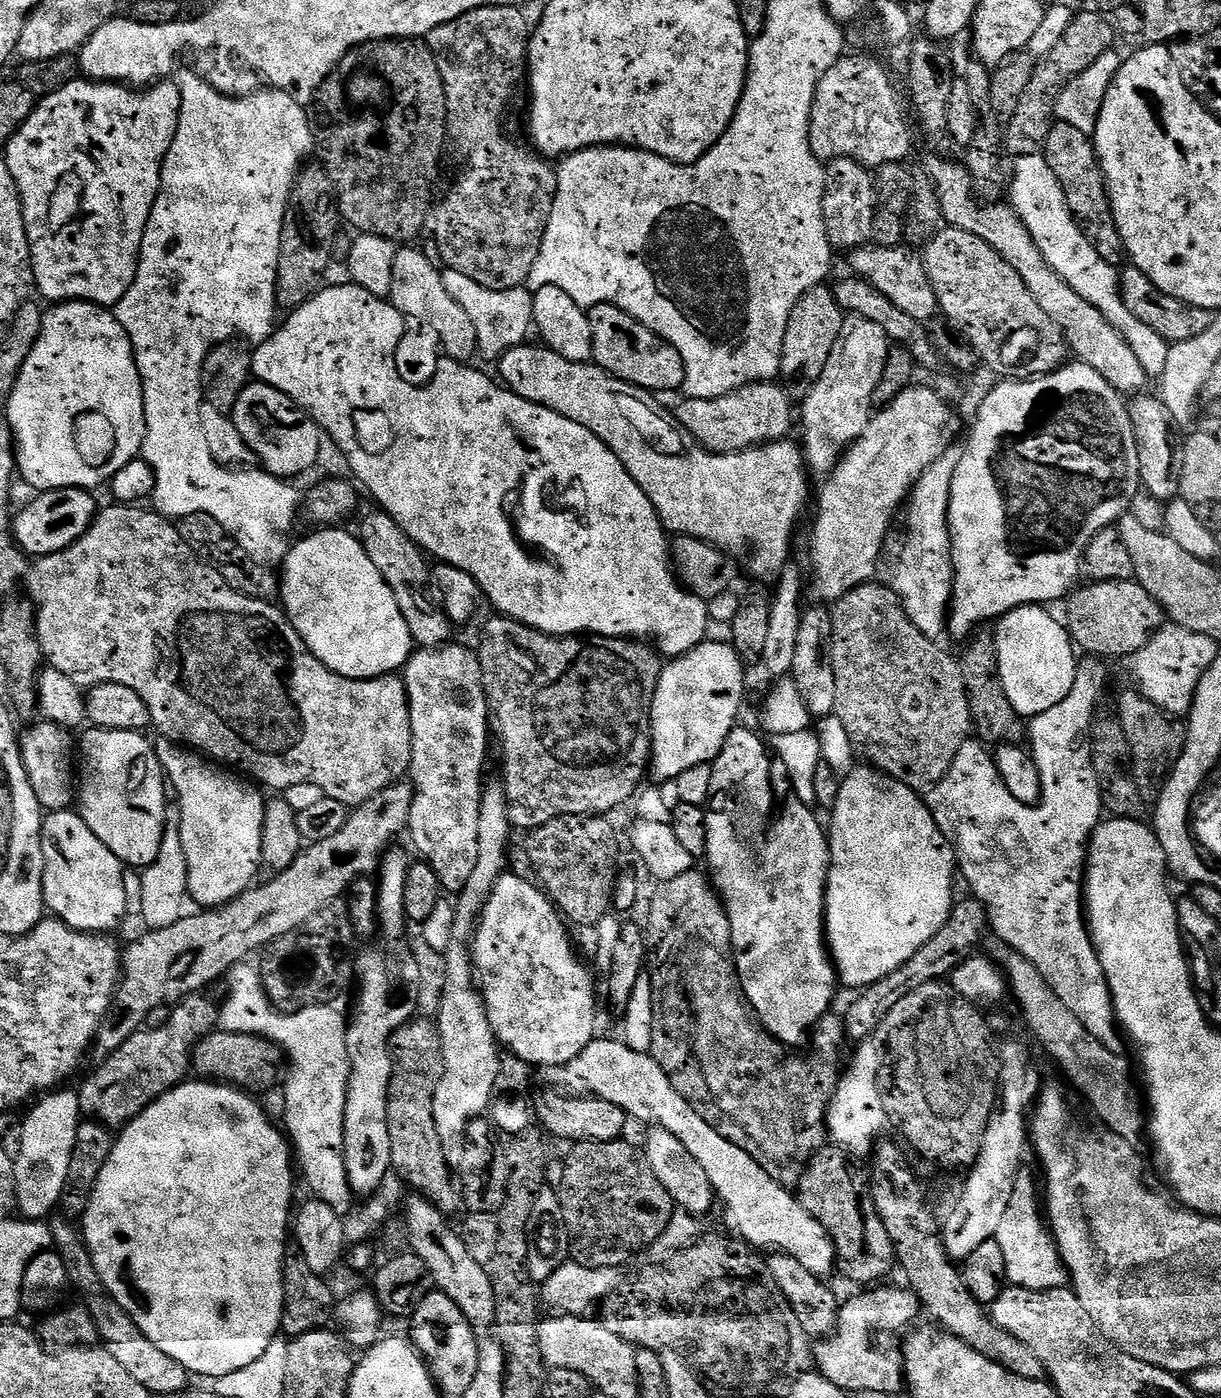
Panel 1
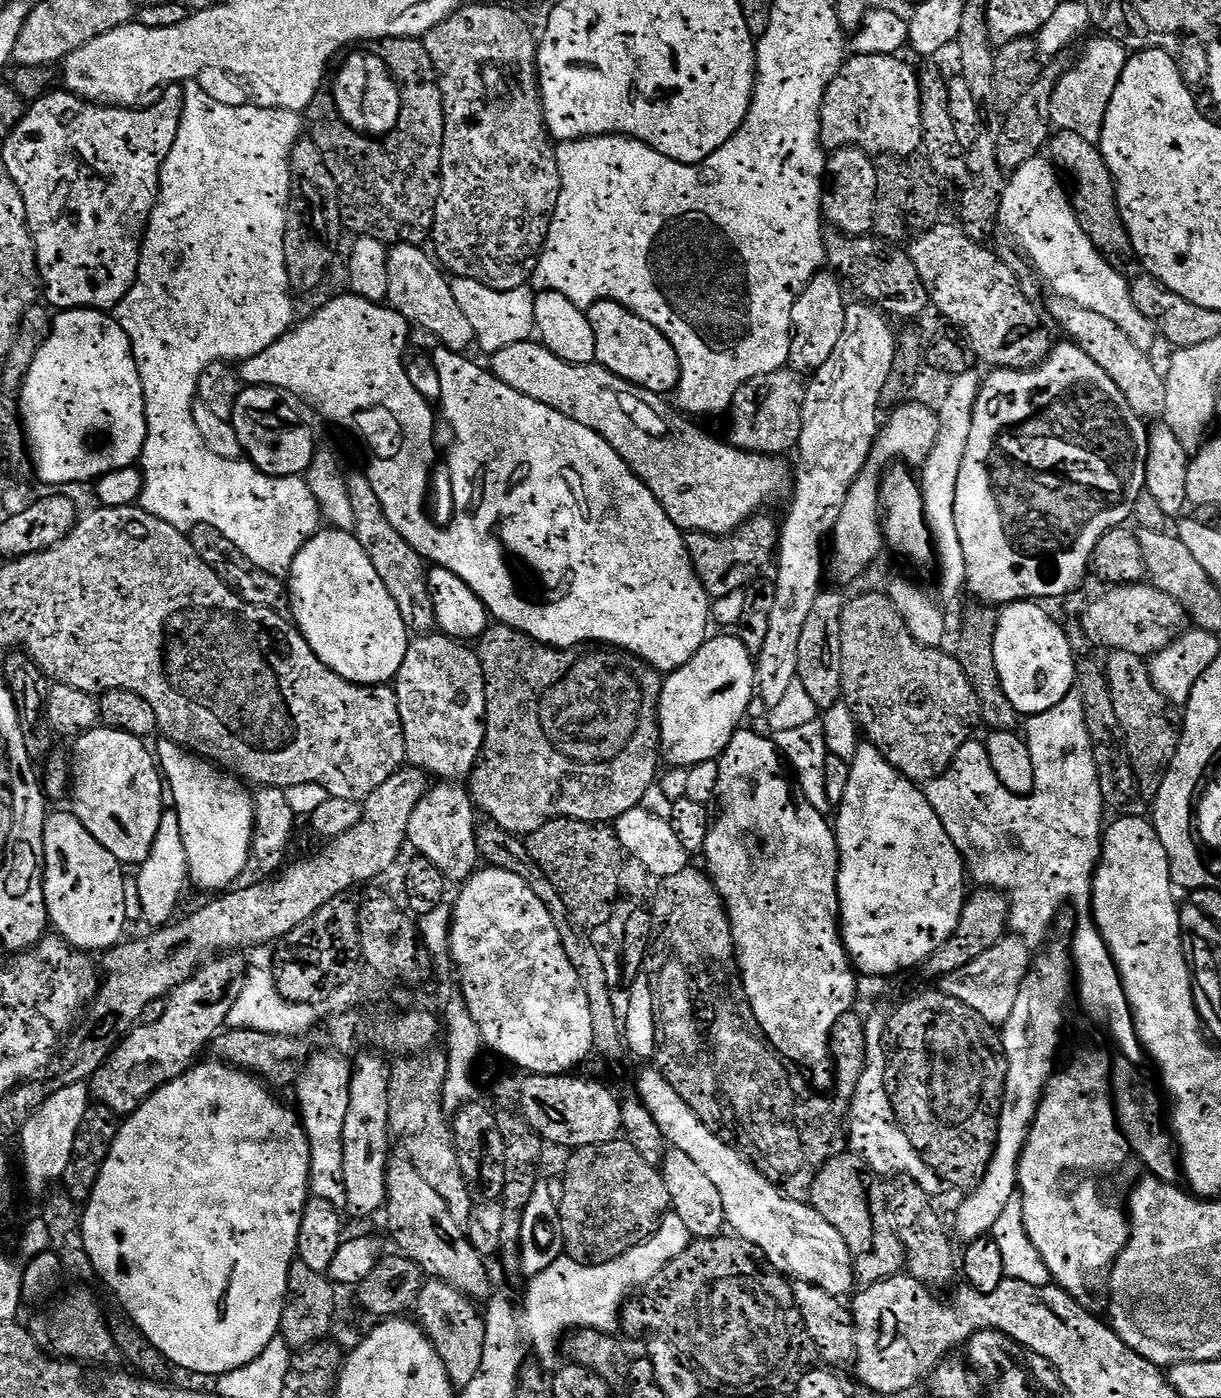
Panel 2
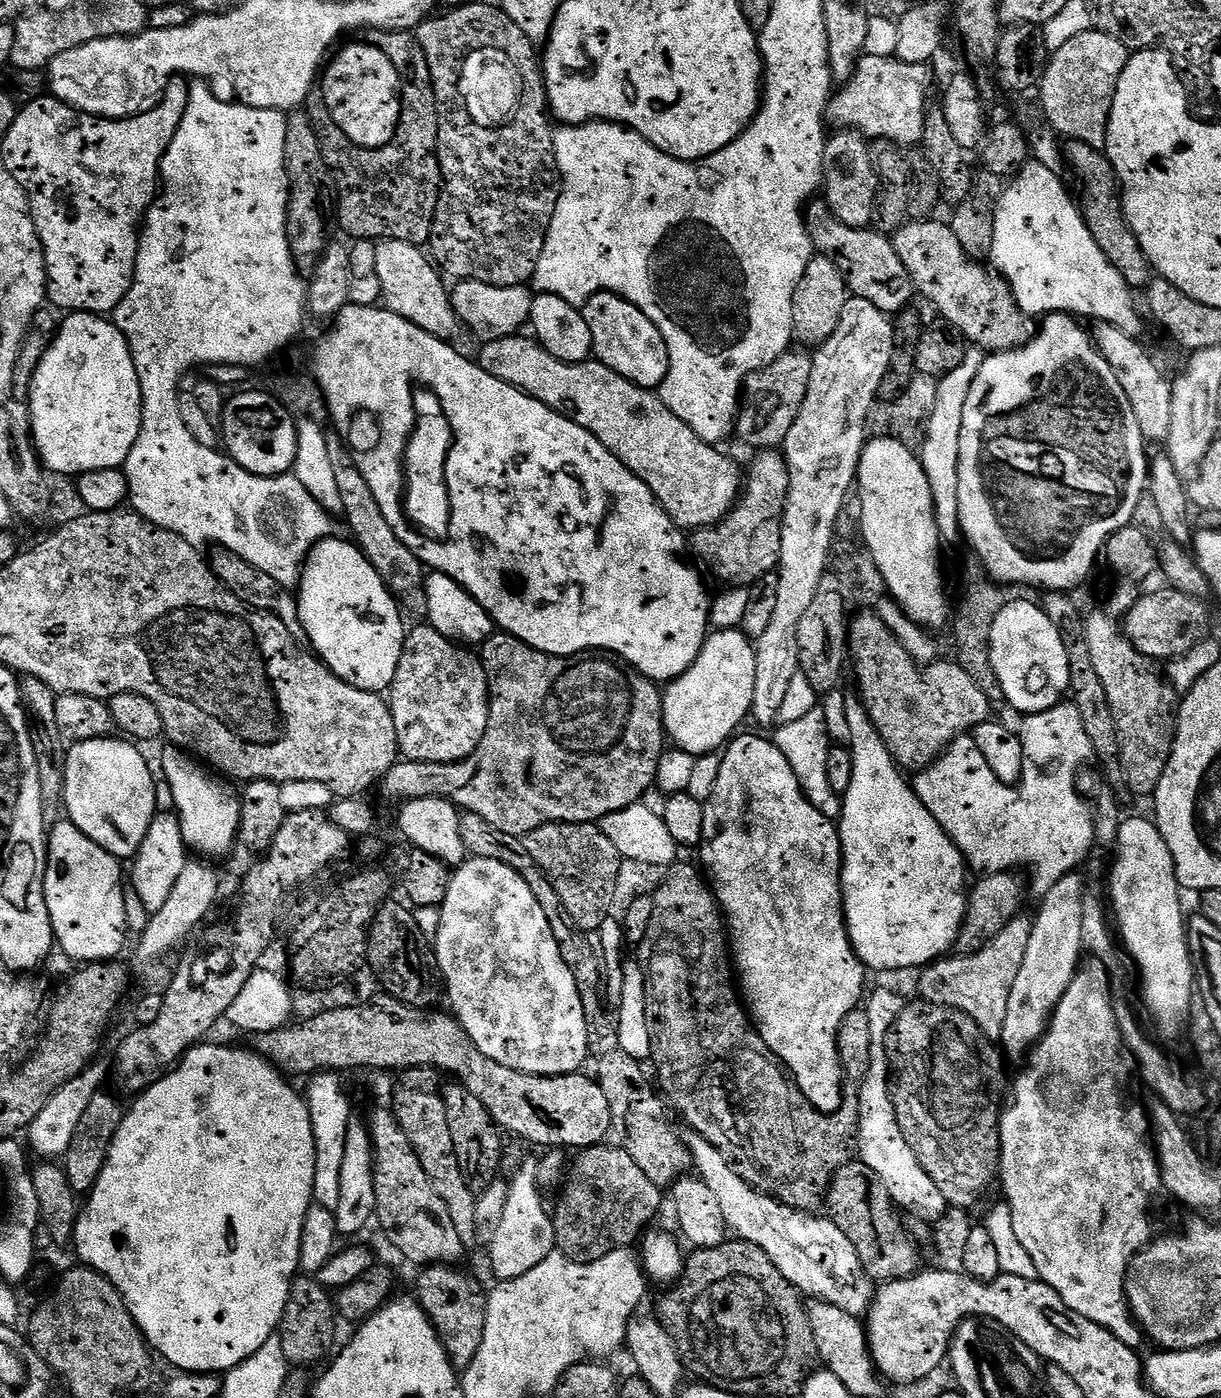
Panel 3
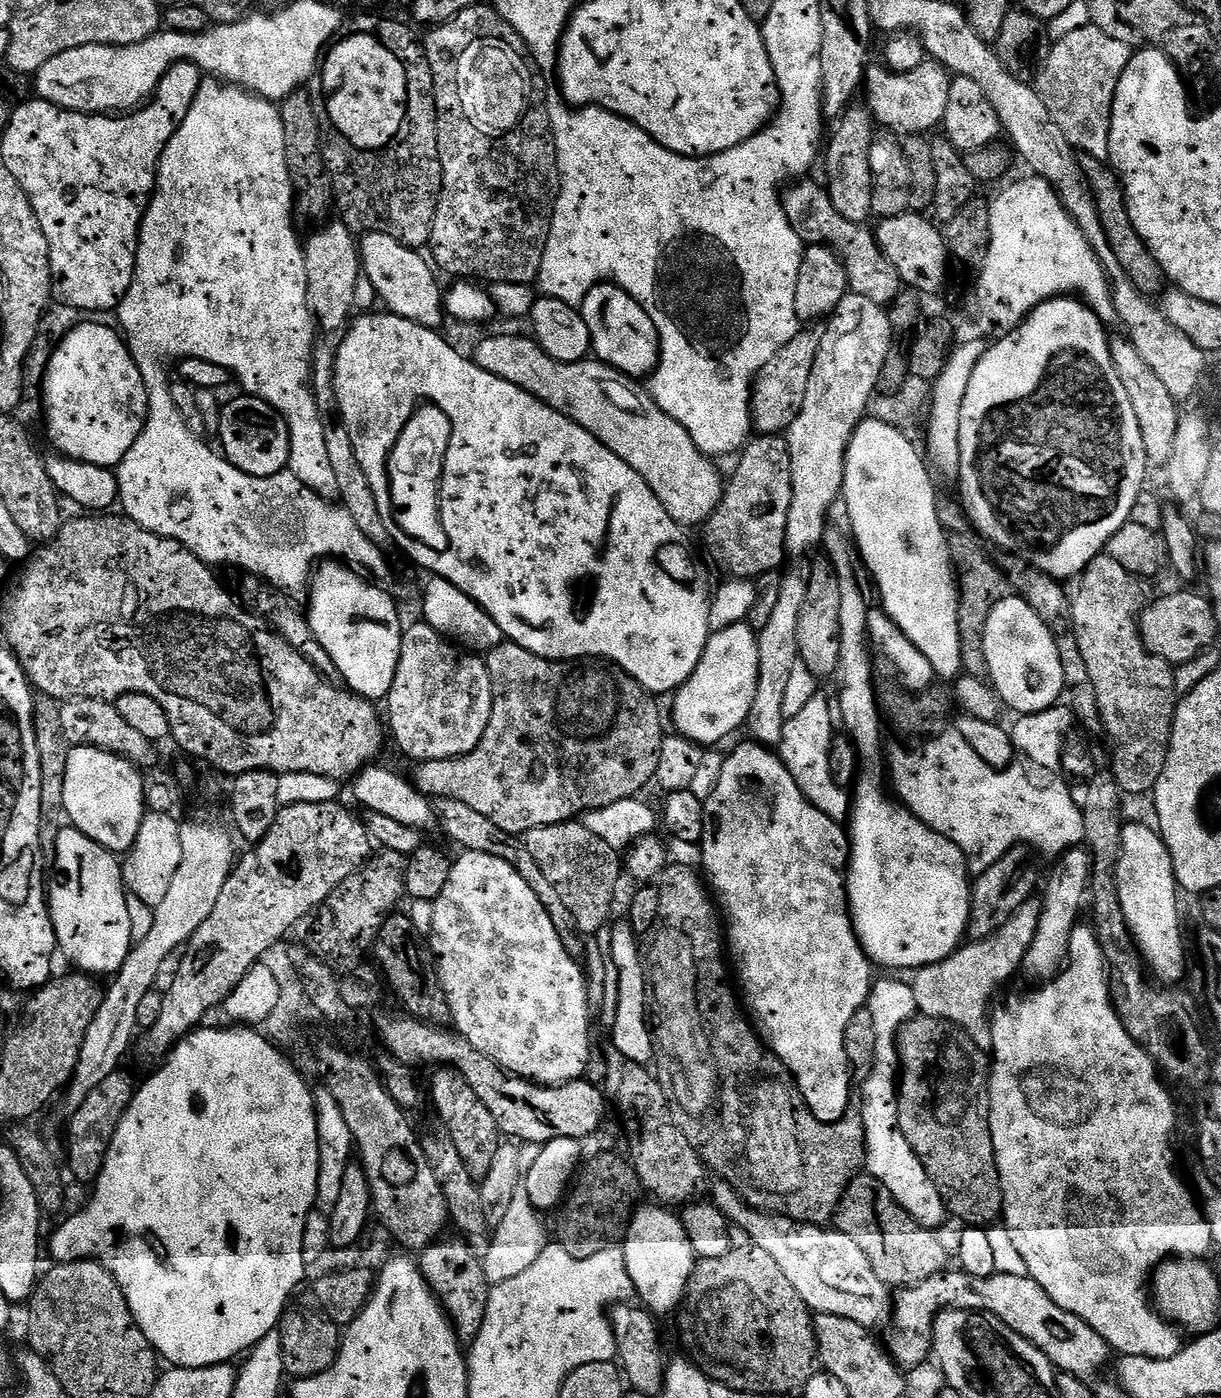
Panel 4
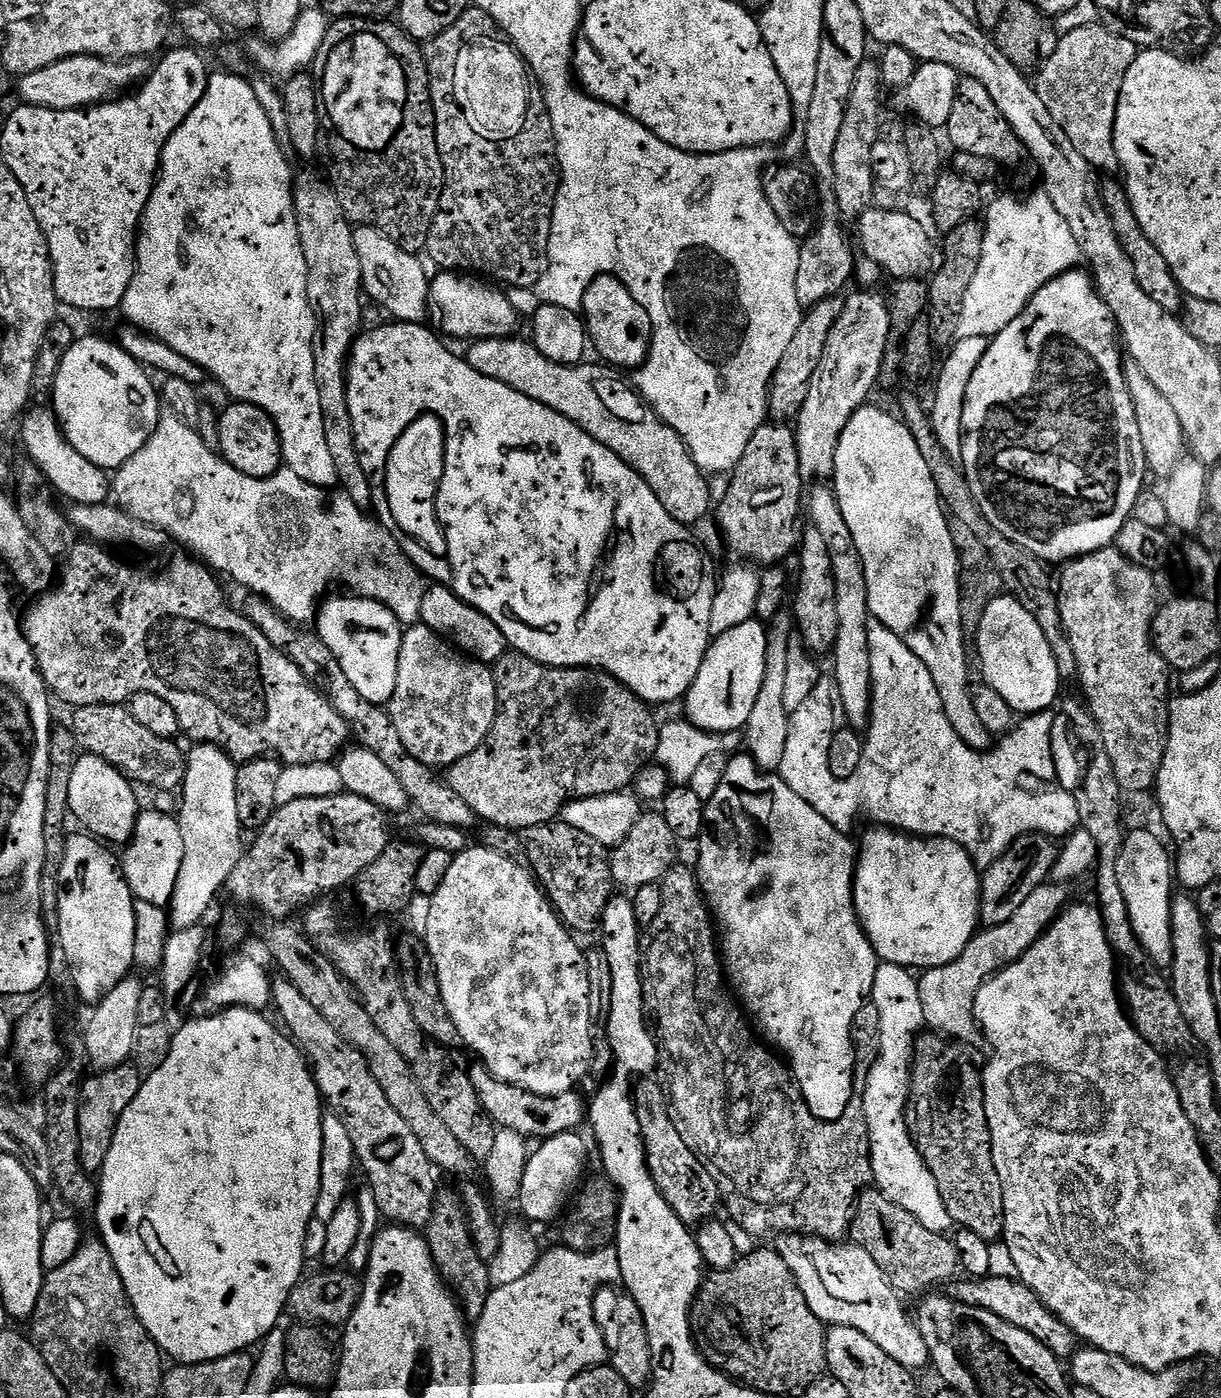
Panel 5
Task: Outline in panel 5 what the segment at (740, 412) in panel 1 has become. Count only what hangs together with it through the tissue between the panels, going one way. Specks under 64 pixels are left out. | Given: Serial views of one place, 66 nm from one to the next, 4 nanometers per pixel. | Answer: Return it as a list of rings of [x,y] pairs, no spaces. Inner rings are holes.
[[[843,295],[831,296],[804,312],[798,334],[794,334],[790,341],[790,350],[782,354],[782,362],[778,362],[778,370],[772,376],[772,387],[768,390],[768,415],[773,421],[792,422],[800,415],[814,370],[818,370],[818,362],[822,362],[822,350],[826,350],[826,342],[830,342],[830,330],[834,330],[842,314],[844,301]]]

